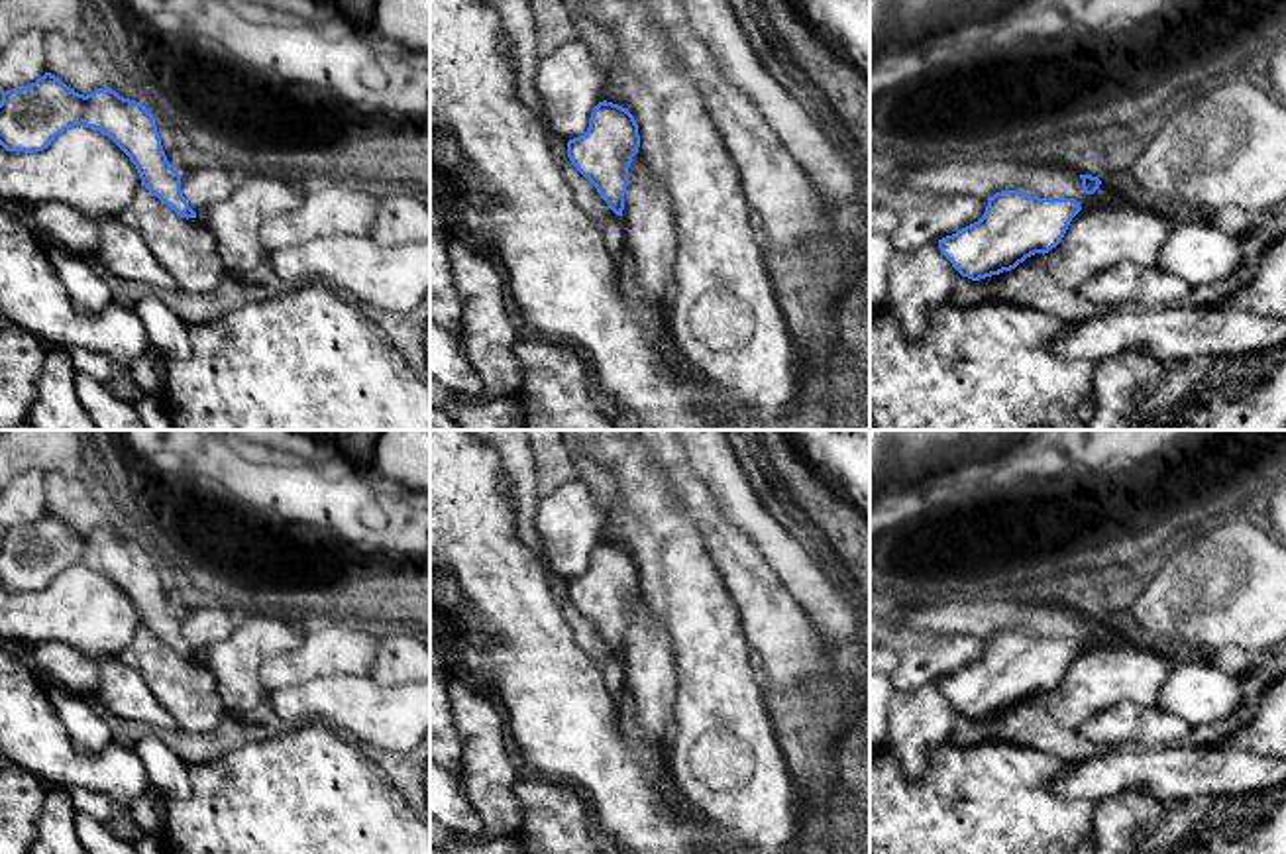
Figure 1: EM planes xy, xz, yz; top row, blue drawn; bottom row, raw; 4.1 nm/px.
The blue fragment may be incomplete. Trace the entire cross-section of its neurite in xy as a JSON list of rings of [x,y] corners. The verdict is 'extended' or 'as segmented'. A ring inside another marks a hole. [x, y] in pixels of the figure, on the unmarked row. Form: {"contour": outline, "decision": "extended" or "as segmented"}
{"contour": [[[51,512],[2,534],[0,585],[6,591],[43,591],[75,565],[108,575],[135,605],[141,626],[181,658],[196,658],[183,636],[181,614],[167,601],[155,558],[141,542],[124,538],[110,526],[84,536]]], "decision": "as segmented"}

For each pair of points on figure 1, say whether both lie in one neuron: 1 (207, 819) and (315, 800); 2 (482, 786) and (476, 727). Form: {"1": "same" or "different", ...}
{"1": "same", "2": "same"}

